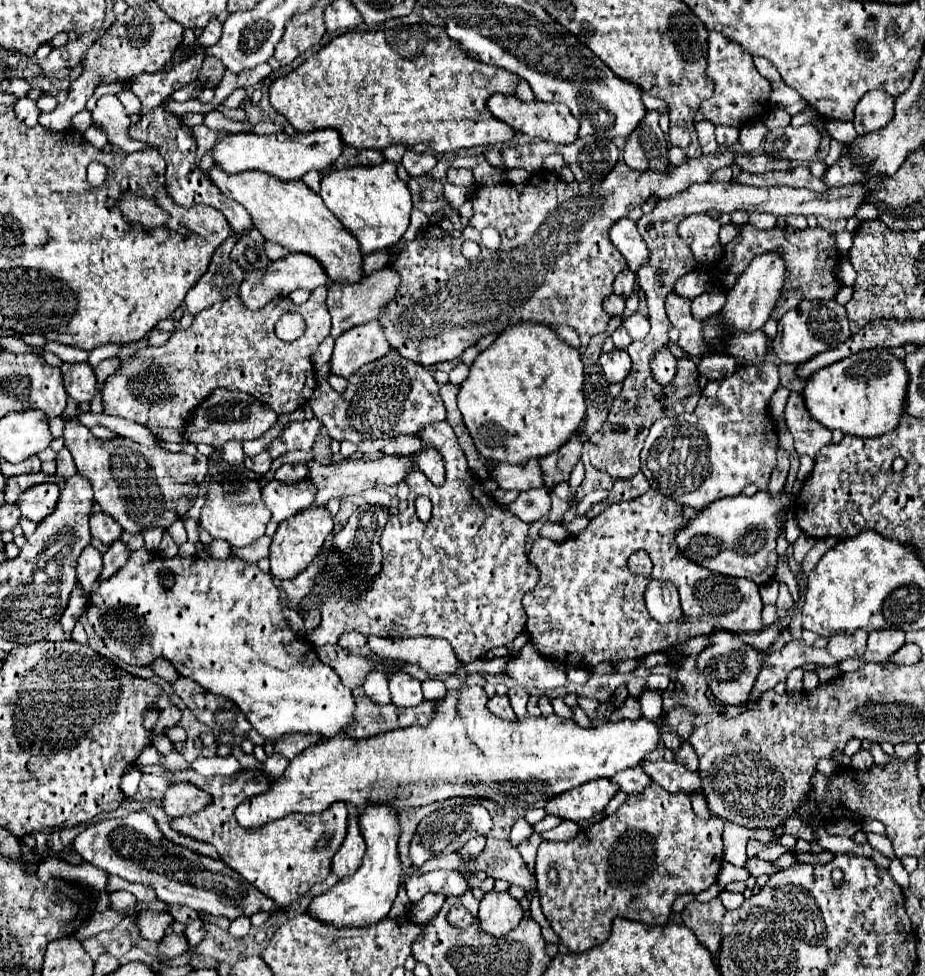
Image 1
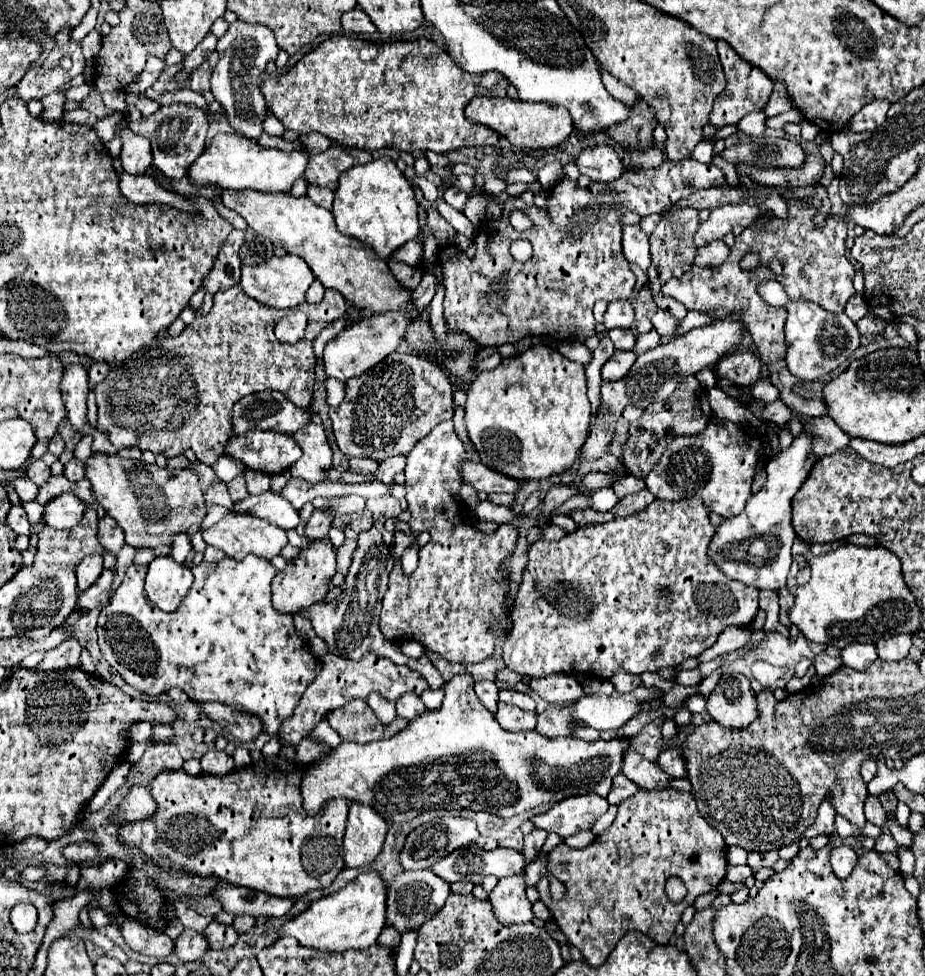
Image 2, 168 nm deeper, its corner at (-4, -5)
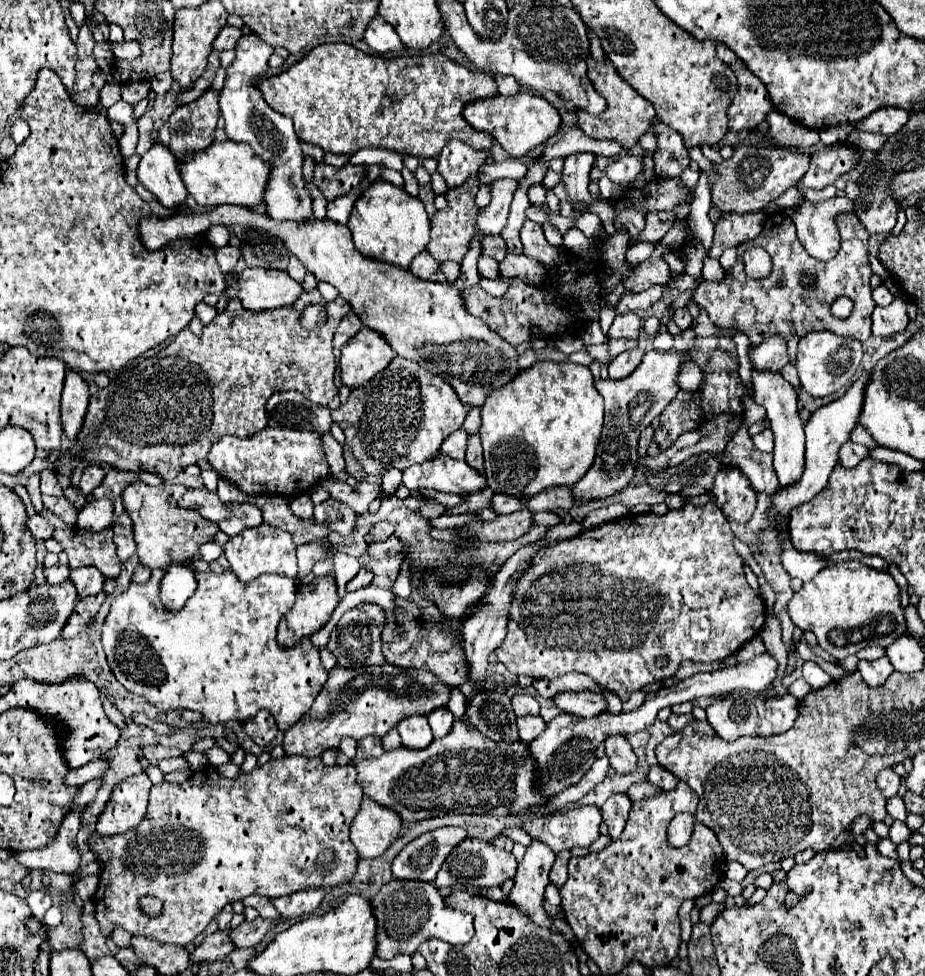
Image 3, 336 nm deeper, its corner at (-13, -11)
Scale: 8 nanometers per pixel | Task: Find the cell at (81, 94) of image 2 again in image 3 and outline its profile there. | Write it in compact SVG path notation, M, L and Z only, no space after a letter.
M106 83L102 89L100 89L100 103L104 107L112 107L114 103L120 101L120 85L116 83Z

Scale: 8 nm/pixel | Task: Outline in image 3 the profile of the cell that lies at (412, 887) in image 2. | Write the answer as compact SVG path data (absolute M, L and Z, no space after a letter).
M392 879L386 883L378 895L372 899L374 915L378 919L378 947L376 955L382 959L392 959L400 953L414 955L420 943L428 939L440 939L452 945L464 945L474 935L472 915L452 909L446 903L446 897L432 883L410 881L410 879Z

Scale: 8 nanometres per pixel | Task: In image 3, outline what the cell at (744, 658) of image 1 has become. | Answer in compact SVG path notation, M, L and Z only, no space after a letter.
M730 695L726 699L716 699L708 709L708 723L712 729L724 739L724 741L734 741L742 735L776 735L794 725L794 719L798 715L798 699L794 695L784 695L778 699L764 699L764 697L748 697L748 695Z

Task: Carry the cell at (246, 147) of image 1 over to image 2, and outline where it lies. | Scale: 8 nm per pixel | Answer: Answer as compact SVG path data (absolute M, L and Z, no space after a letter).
M217 133L205 151L191 163L189 181L197 187L215 187L215 189L233 189L233 191L261 191L261 193L287 193L291 185L303 177L305 165L309 163L307 151L279 151L261 147L255 141L249 141L237 133Z

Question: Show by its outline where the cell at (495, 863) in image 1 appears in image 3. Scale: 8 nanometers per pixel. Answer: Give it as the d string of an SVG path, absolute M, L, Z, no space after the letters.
M466 839L462 841L444 861L444 865L440 867L434 883L436 887L458 887L458 889L466 889L470 885L480 887L480 889L488 889L488 887L500 887L506 879L514 879L516 875L516 867L518 861L512 853L504 851L504 849L496 849L490 843L484 843L480 839Z

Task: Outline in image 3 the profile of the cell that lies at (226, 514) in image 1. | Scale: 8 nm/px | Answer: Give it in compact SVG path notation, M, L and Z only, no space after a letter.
M262 523L260 527L254 527L254 529L246 529L240 535L228 539L228 543L222 547L222 551L230 563L230 569L244 583L256 579L262 573L282 573L288 577L294 577L298 573L296 545L292 541L292 535L284 529L272 527L268 523Z

